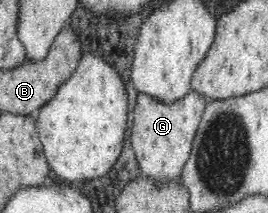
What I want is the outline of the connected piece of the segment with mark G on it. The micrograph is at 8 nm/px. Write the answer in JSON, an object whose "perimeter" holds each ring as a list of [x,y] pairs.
{"perimeter":[[[191,89],[182,99],[170,105],[160,103],[157,99],[139,92],[136,101],[131,145],[140,171],[152,181],[159,183],[178,179],[190,157],[192,143],[206,109],[207,99]]]}

